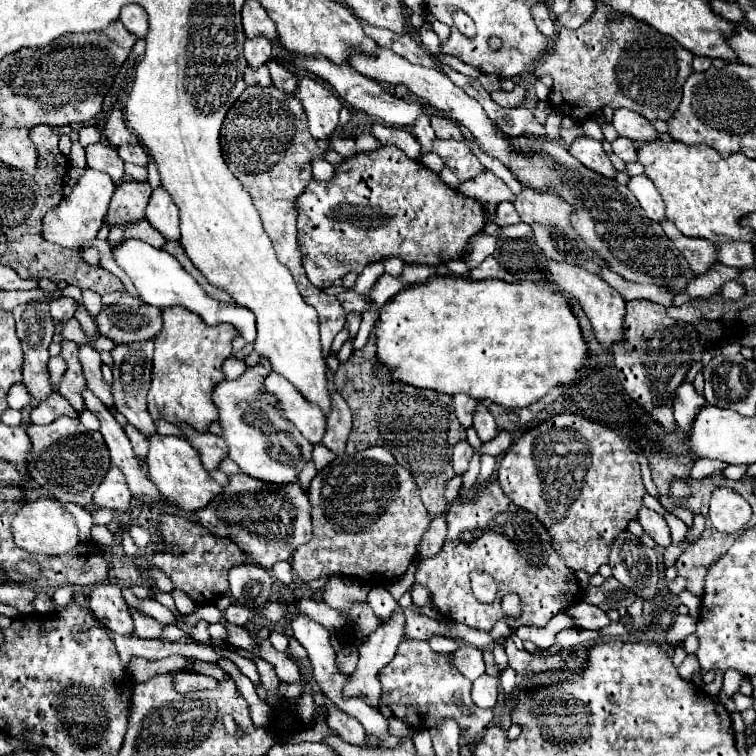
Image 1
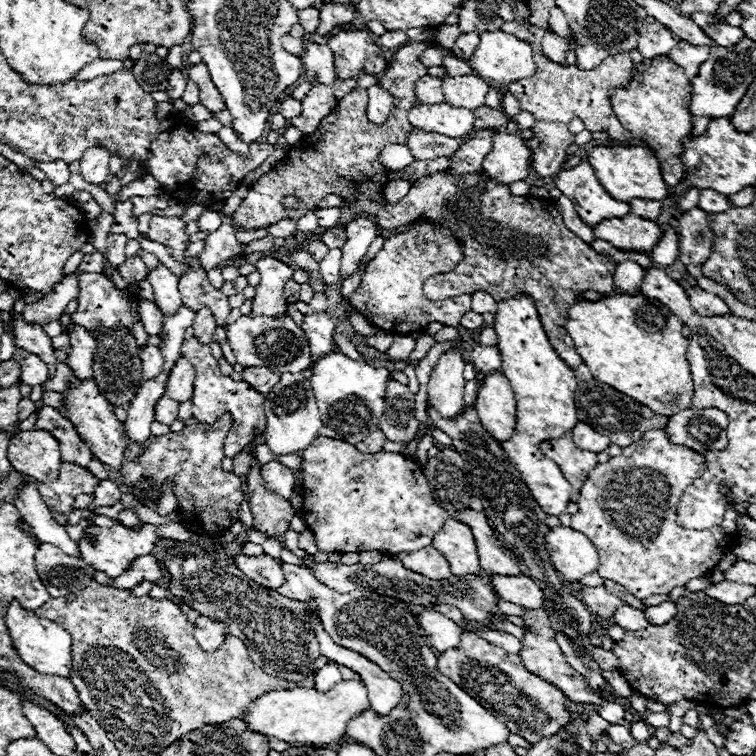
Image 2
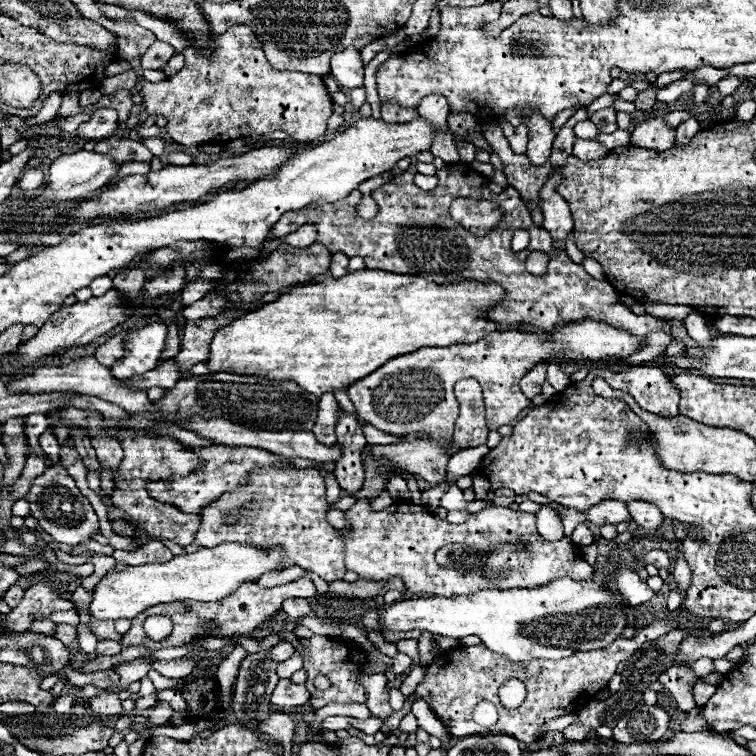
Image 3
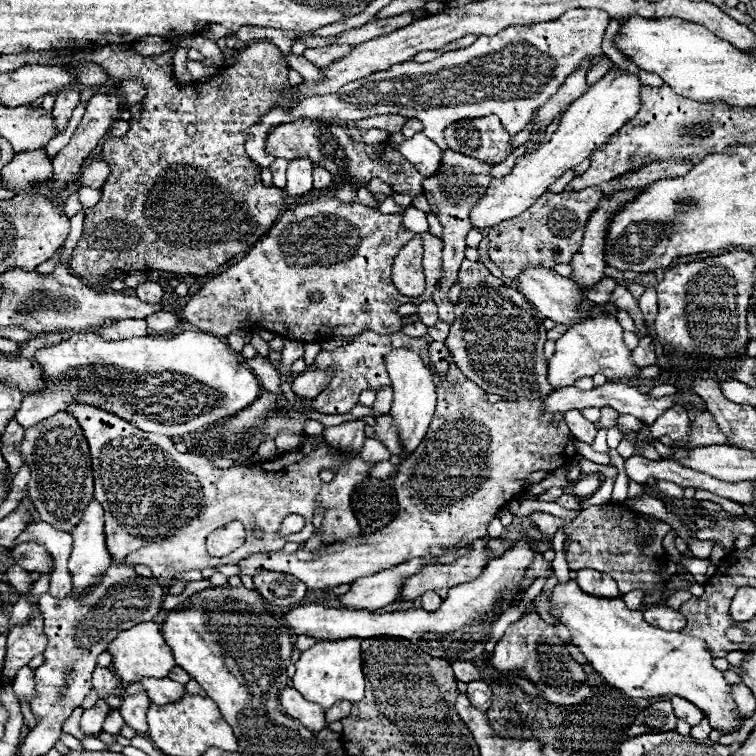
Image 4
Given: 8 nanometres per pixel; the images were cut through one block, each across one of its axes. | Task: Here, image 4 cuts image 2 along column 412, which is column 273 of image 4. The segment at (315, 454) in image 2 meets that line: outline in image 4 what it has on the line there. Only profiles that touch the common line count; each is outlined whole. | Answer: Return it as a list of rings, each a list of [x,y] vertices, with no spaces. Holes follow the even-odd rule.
[[[72,402],[66,412],[76,416],[90,446],[94,496],[106,512],[106,544],[114,564],[124,564],[128,568],[134,568],[136,564],[148,566],[152,576],[168,584],[180,572],[236,564],[248,554],[276,552],[288,542],[302,544],[318,532],[326,536],[322,538],[324,544],[360,536],[358,522],[350,508],[350,496],[354,486],[360,484],[372,468],[372,464],[362,462],[360,456],[346,458],[324,442],[312,444],[306,436],[296,450],[286,452],[272,462],[246,468],[218,468],[204,456],[178,452],[168,436],[144,432],[102,408]],[[322,468],[336,472],[332,482],[320,480],[318,474]],[[318,504],[324,510],[320,530],[312,528]],[[290,514],[304,516],[306,526],[302,532],[278,536],[282,520]],[[232,520],[242,522],[246,528],[244,546],[222,558],[210,556],[206,552],[208,534]],[[254,526],[264,530],[264,538],[254,536]]]

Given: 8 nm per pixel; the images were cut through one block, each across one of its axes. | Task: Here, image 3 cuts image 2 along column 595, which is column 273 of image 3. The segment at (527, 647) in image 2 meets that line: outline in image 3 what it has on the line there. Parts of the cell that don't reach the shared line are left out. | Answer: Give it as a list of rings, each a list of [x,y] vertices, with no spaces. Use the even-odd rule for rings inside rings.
[[[280,678],[272,694],[272,704],[282,710],[302,706],[308,700],[310,700],[310,692],[304,688],[304,684],[294,684],[288,678]]]

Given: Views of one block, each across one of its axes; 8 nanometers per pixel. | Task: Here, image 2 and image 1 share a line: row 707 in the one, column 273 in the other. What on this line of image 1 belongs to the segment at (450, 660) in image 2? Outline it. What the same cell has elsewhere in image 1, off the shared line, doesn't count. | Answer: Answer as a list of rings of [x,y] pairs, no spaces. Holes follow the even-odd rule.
[[[230,474],[224,492],[220,492],[208,506],[194,512],[200,526],[214,536],[228,536],[240,544],[260,566],[272,566],[278,560],[290,560],[300,544],[312,536],[310,500],[302,490],[300,480],[290,484],[270,484],[248,474]]]

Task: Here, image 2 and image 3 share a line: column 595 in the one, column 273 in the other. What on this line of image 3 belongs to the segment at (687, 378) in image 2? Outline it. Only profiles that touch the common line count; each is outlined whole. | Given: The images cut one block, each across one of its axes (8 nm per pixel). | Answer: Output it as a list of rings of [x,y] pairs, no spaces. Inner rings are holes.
[[[356,270],[342,278],[326,278],[318,284],[300,285],[278,300],[264,304],[256,312],[248,312],[216,332],[210,346],[210,370],[226,372],[228,368],[256,372],[268,380],[294,380],[306,392],[322,396],[330,390],[344,390],[352,382],[368,376],[386,360],[410,354],[428,346],[450,346],[458,342],[476,342],[496,330],[496,324],[482,318],[484,312],[502,304],[504,288],[496,282],[428,282],[420,274],[394,274],[384,270]]]

